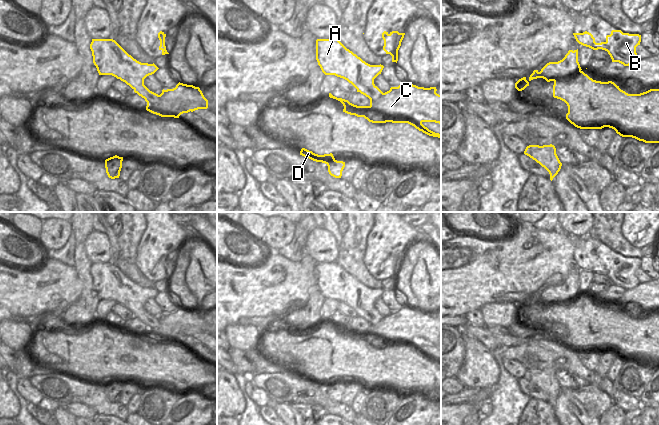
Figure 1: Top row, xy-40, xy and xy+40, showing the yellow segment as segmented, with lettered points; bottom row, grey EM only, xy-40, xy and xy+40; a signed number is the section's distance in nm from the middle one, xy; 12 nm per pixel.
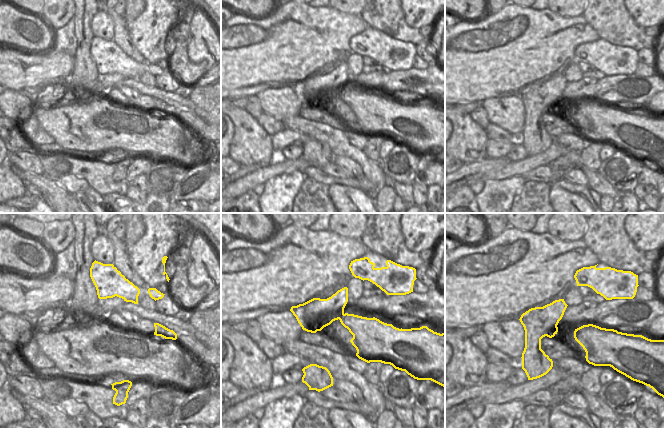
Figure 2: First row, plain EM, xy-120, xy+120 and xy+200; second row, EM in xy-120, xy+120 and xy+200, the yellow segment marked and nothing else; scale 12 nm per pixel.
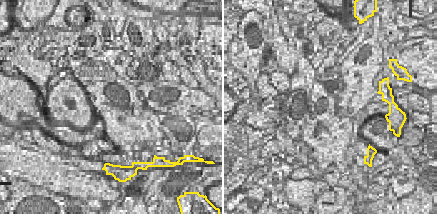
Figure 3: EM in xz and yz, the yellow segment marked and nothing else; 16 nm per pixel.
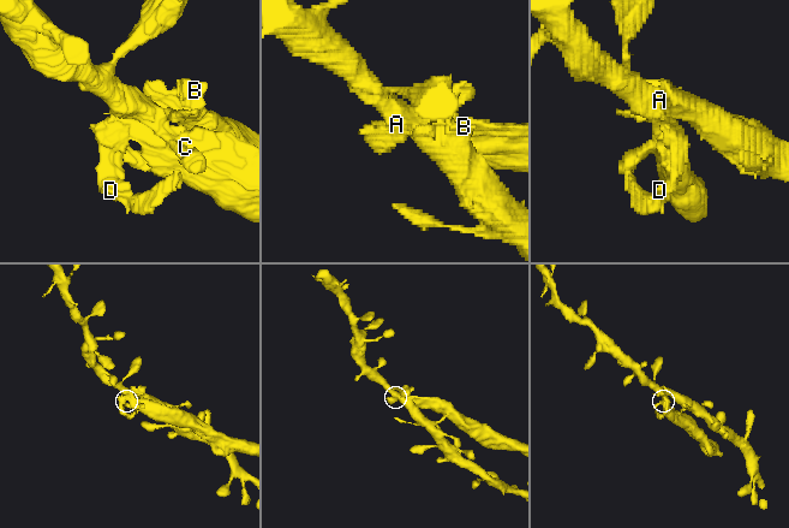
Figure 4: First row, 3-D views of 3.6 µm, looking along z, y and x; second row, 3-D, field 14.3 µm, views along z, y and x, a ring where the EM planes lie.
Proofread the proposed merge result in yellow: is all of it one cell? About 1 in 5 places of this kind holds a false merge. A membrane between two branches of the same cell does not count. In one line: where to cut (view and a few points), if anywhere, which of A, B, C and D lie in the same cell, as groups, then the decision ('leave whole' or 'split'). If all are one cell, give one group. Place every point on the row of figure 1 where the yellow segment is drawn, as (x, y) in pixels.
xy+40 (554, 80), (575, 88), (583, 85), (583, 79), (595, 81) | A B D / C | split

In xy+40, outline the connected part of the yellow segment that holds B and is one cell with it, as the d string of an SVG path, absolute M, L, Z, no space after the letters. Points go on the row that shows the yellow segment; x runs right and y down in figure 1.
M612 30L606 36L606 41L596 43L593 35L587 31L583 33L573 33L576 41L593 50L602 49L608 52L612 62L619 62L624 66L635 64L639 57L636 47L640 45L641 35L623 33L621 30Z

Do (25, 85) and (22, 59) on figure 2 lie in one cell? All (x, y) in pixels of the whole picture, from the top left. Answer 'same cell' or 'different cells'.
same cell

